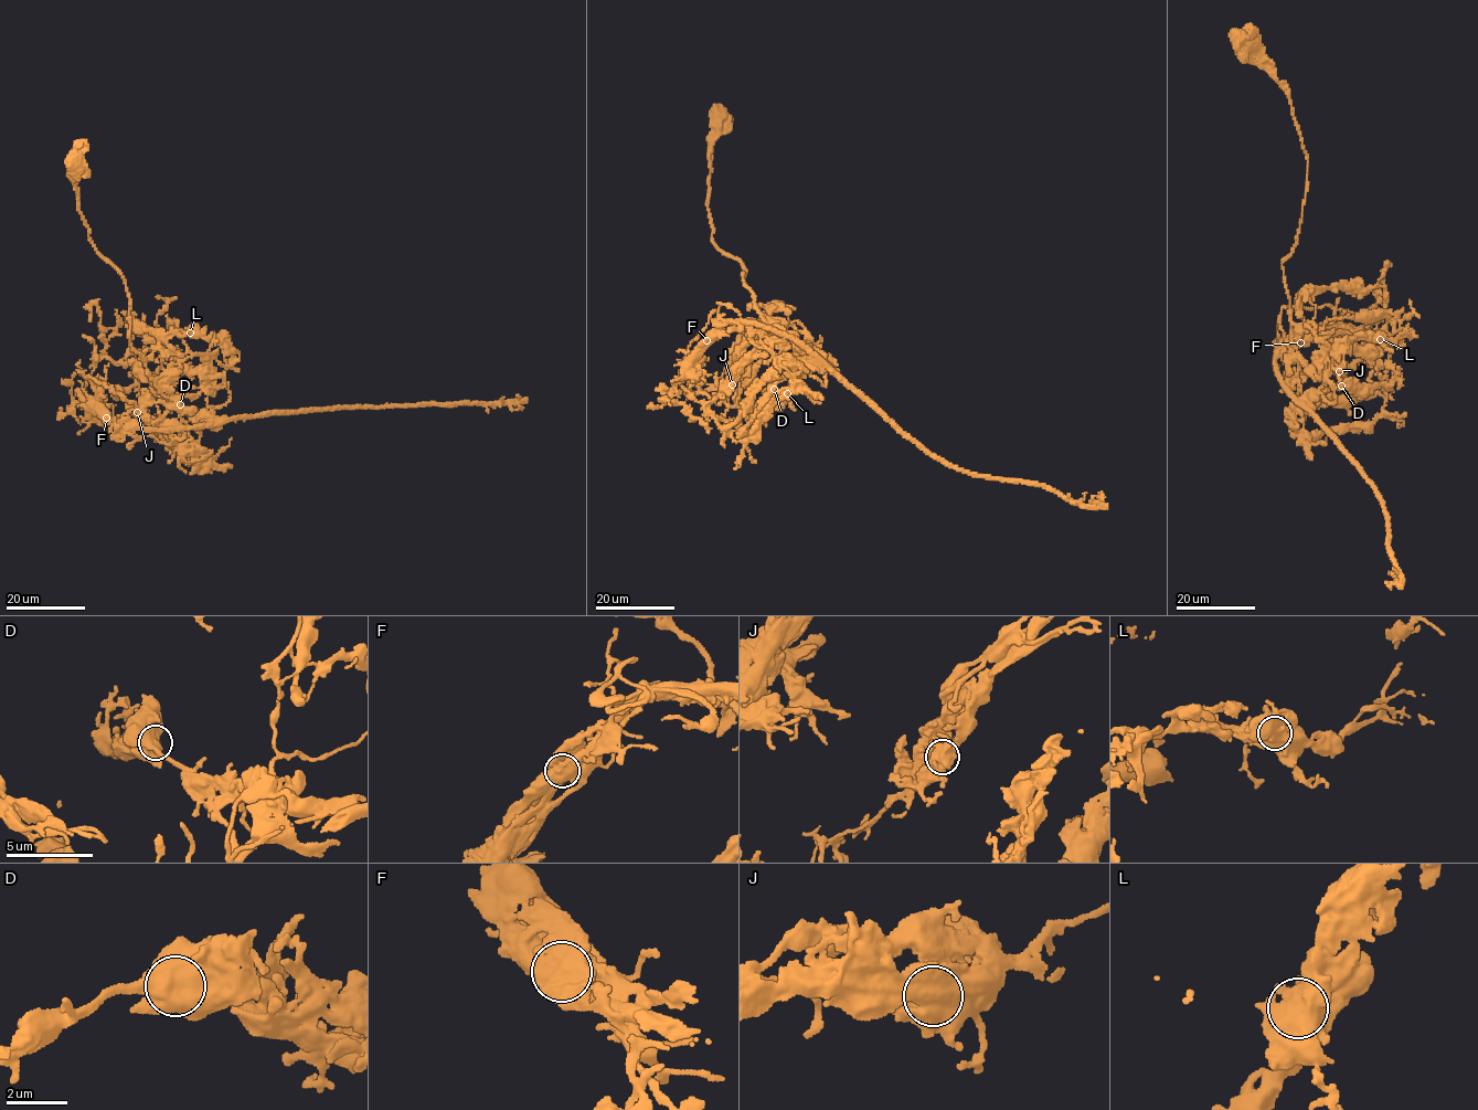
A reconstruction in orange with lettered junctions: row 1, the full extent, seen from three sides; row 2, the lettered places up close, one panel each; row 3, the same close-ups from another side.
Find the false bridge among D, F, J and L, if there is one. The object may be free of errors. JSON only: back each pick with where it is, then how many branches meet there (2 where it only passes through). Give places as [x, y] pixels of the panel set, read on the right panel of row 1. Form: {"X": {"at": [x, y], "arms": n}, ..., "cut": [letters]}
{"F": {"at": [1300, 342], "arms": 2}, "cut": ["F"]}

